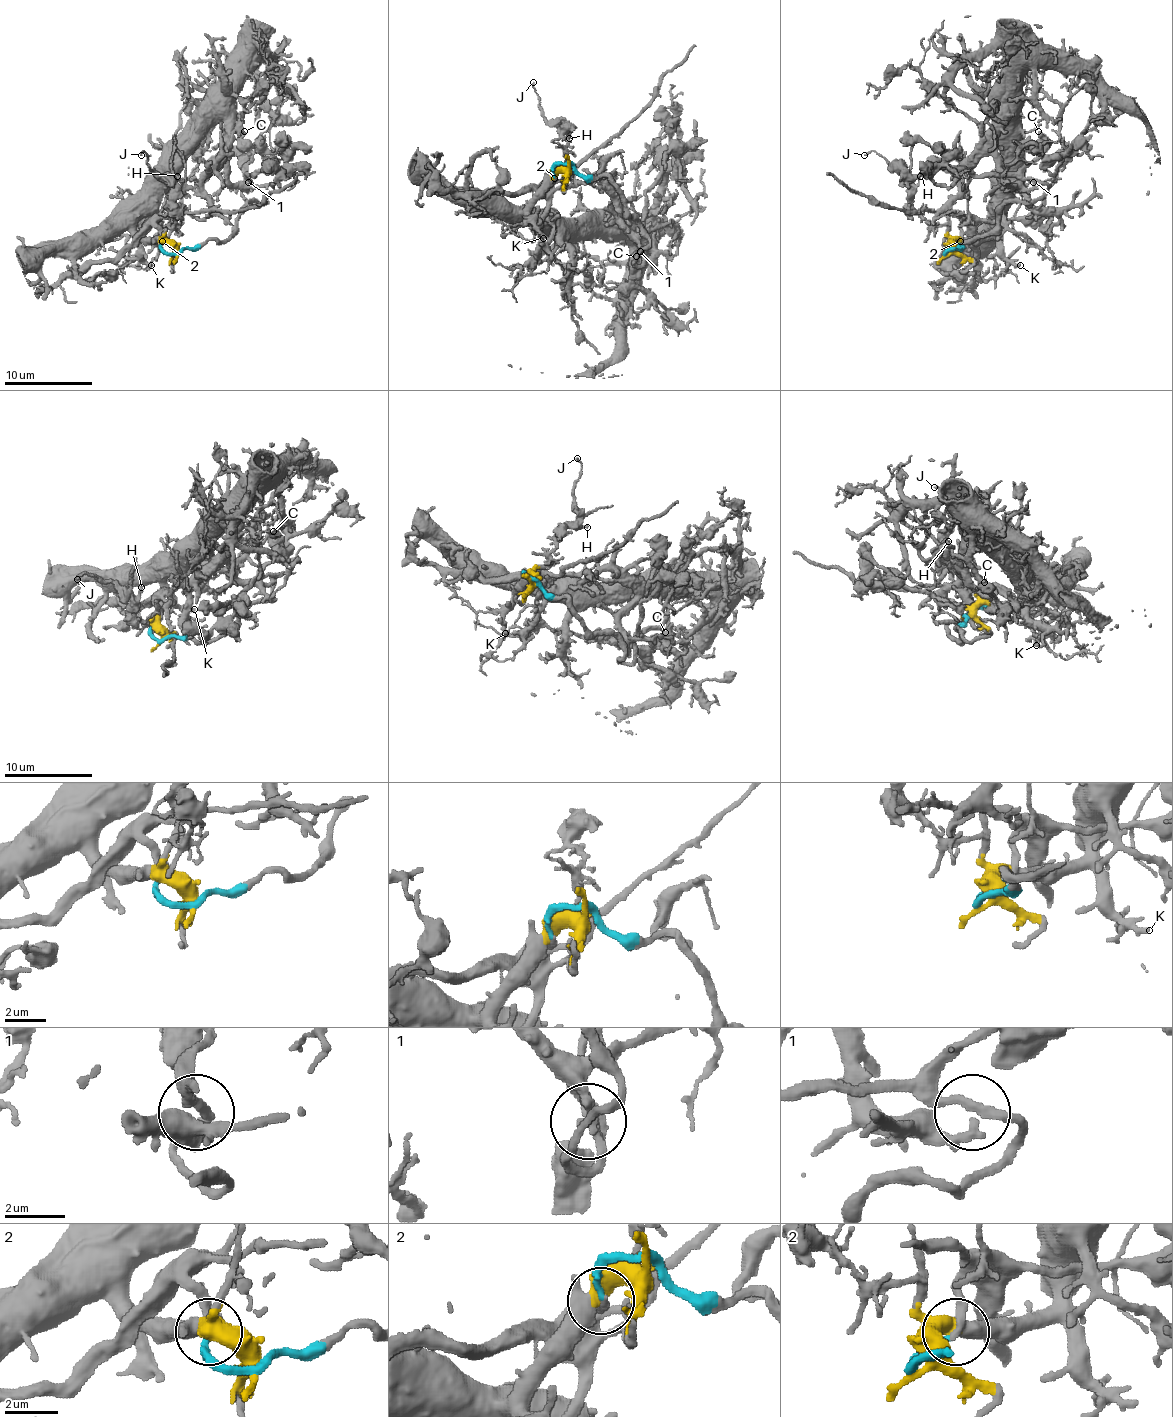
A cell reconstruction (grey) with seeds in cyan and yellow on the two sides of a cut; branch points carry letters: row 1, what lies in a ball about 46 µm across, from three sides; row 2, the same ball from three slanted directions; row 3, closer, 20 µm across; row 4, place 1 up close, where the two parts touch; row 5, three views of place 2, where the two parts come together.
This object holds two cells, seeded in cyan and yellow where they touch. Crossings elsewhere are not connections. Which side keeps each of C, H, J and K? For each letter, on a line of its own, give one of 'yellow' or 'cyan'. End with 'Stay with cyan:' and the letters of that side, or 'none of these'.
C: cyan
H: yellow
J: yellow
K: yellow
Stay with cyan: C

